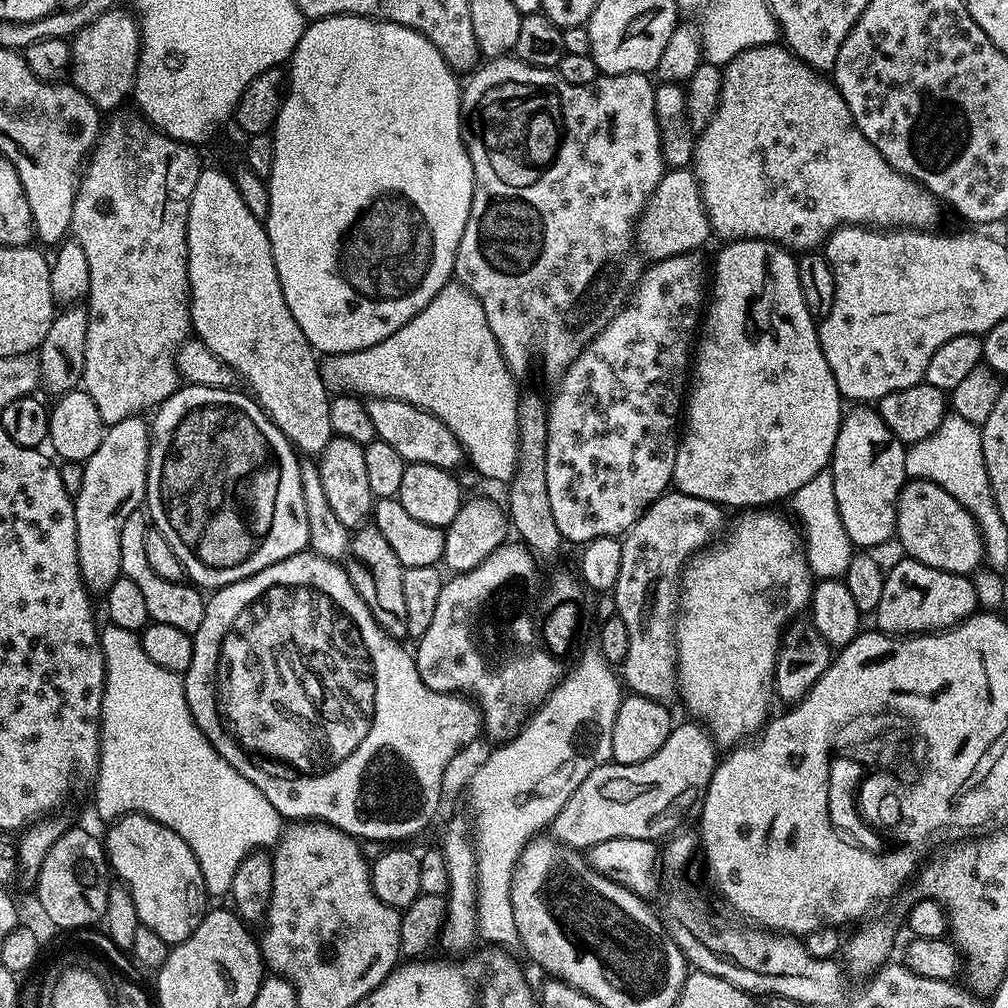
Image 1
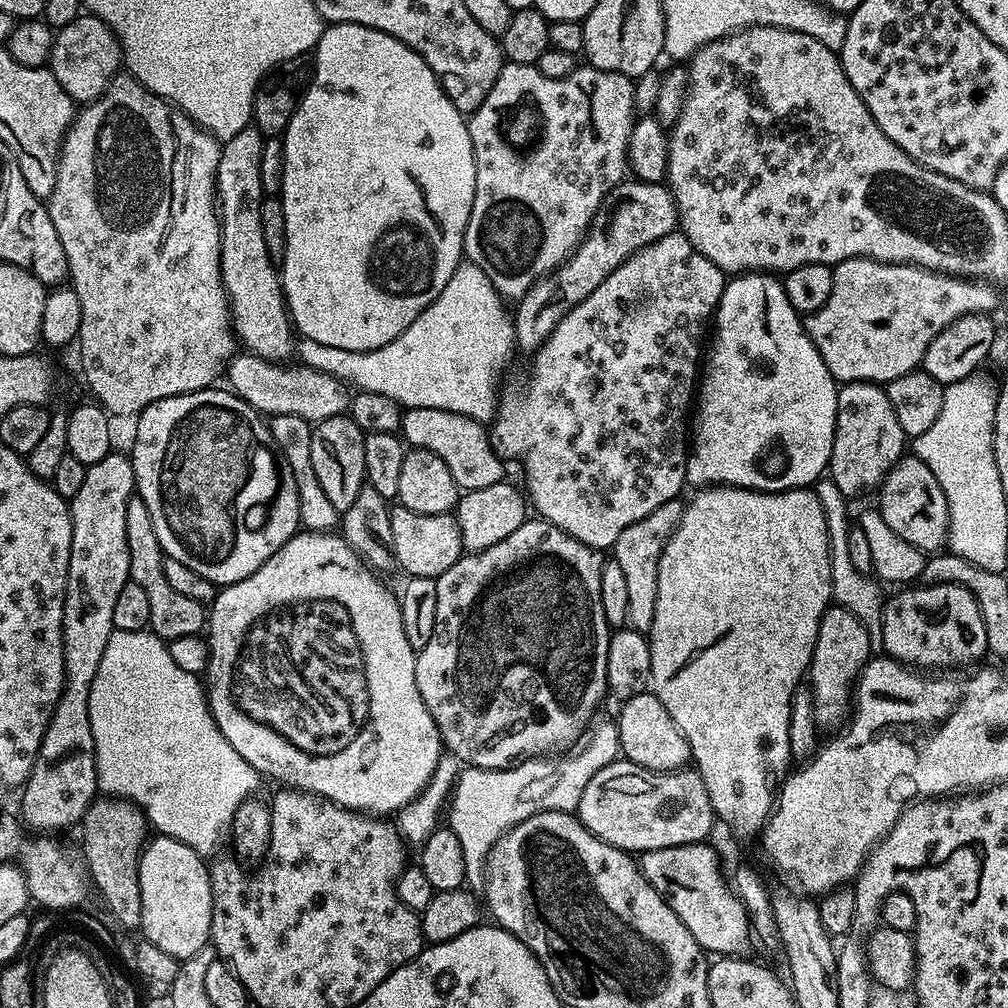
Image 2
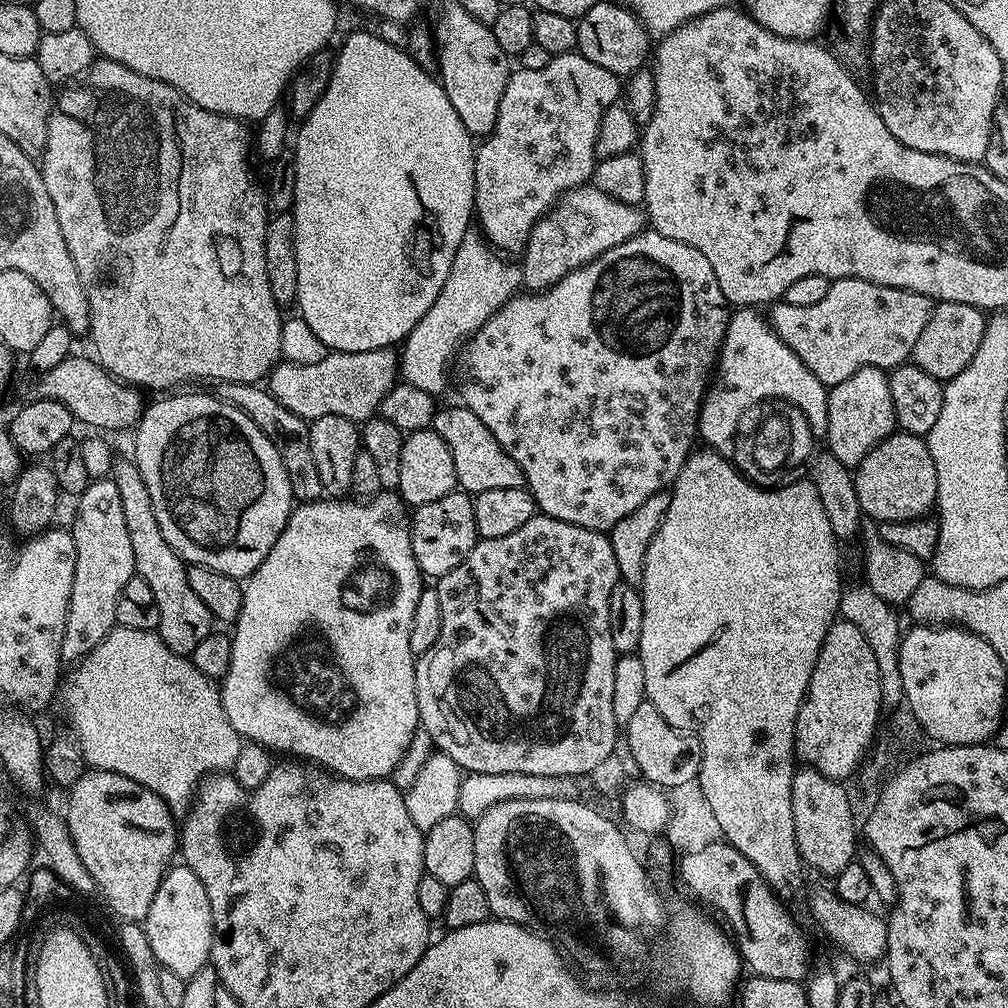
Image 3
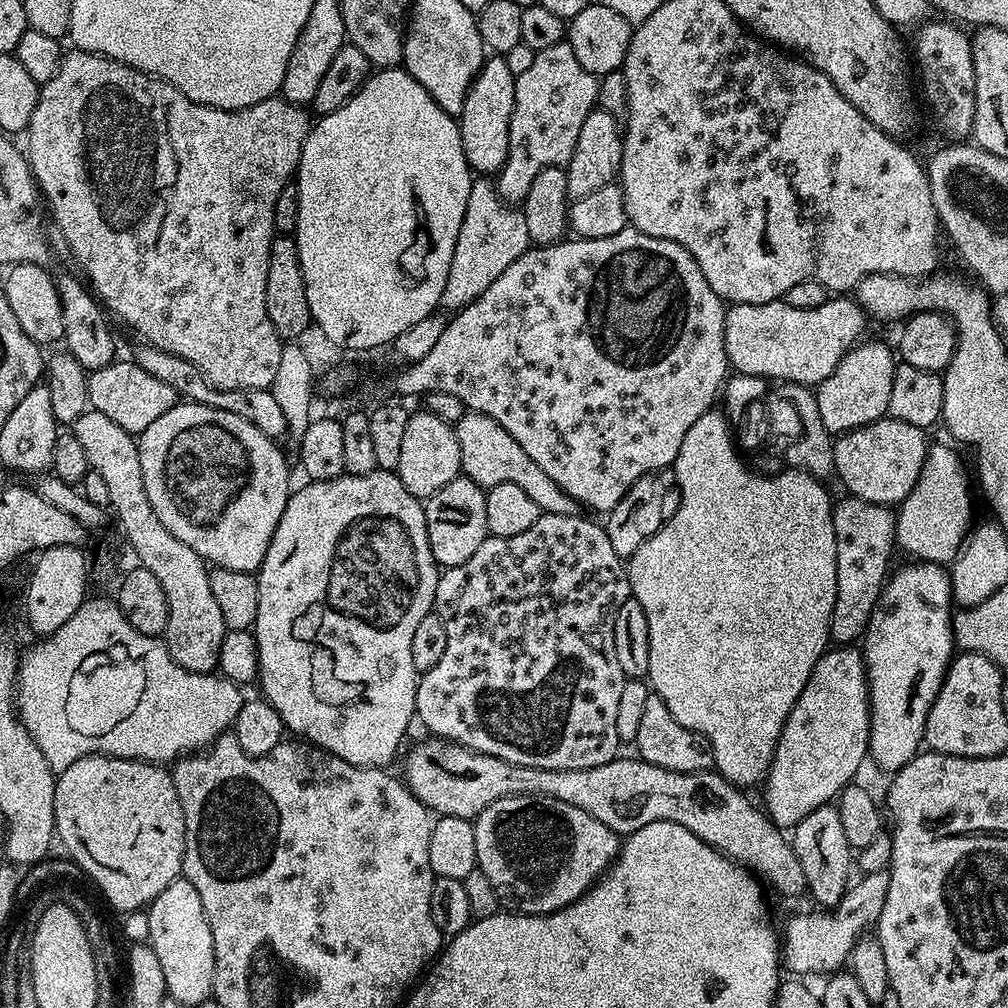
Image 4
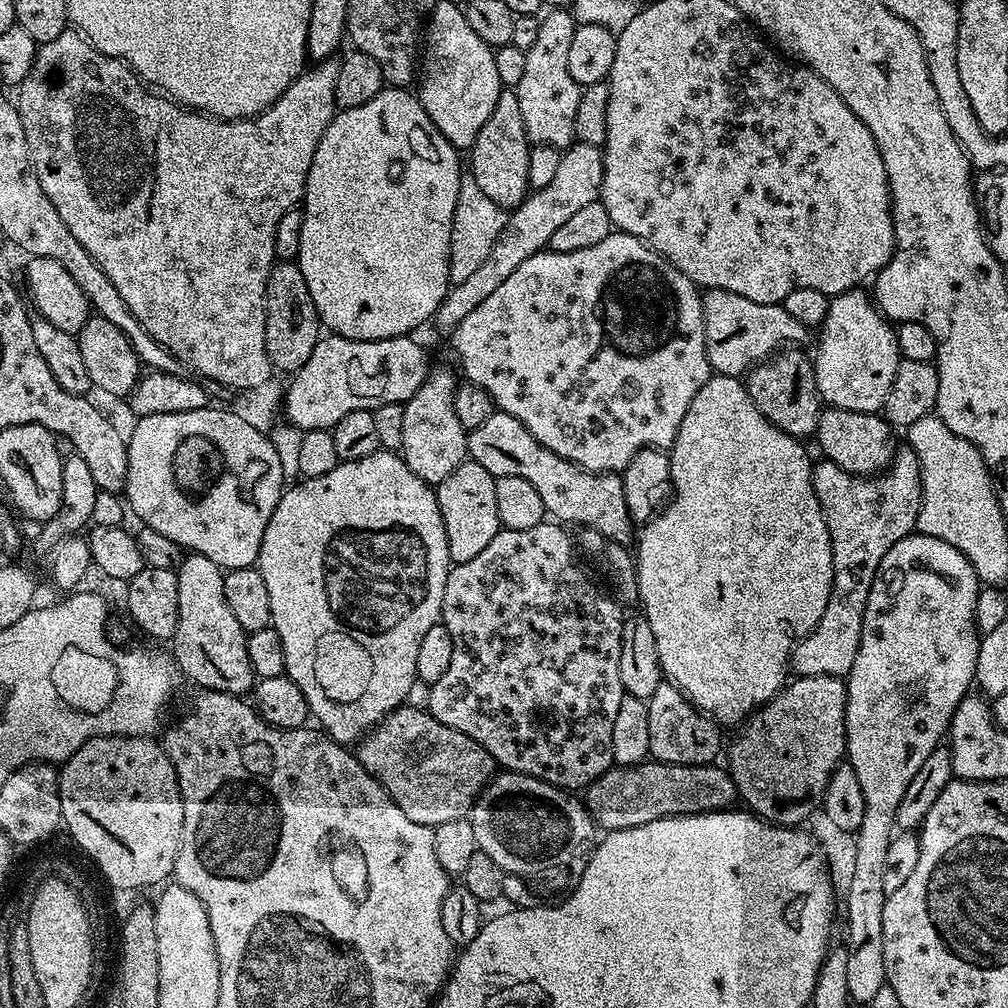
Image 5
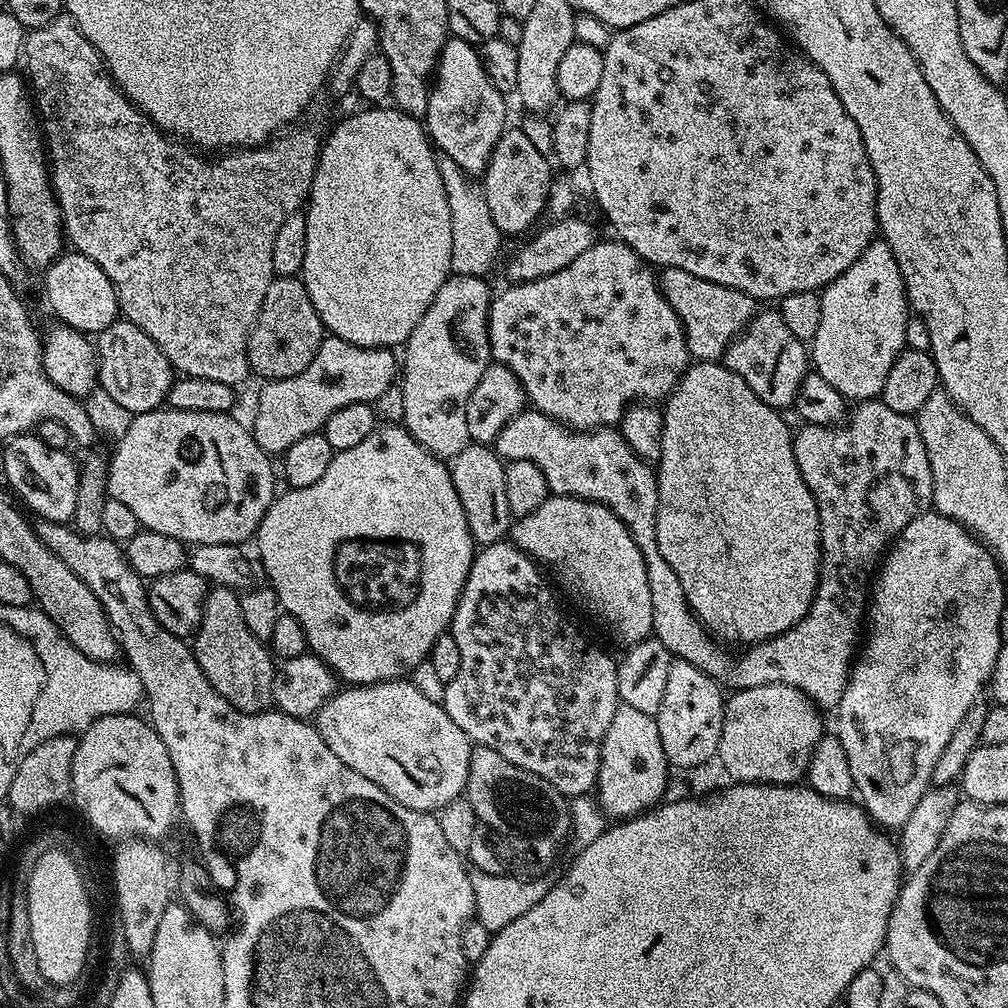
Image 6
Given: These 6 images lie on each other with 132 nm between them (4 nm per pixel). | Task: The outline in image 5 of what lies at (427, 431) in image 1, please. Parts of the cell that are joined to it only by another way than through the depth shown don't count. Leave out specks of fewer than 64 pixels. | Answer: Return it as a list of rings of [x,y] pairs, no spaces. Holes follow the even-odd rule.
[[[493,410],[486,418],[486,422],[482,422],[482,426],[468,432],[468,455],[471,460],[478,462],[478,466],[490,470],[490,474],[494,477],[526,478],[526,482],[532,483],[534,490],[538,490],[545,513],[553,521],[564,526],[581,524],[579,526],[581,529],[602,534],[605,540],[614,544],[628,546],[633,543],[634,522],[626,506],[623,475],[614,472],[587,472],[586,469],[579,468],[566,458],[558,458],[558,454],[554,454],[554,450],[546,450],[546,446],[542,446],[542,442],[538,442],[534,434],[530,434],[526,426],[522,426],[522,422],[518,422],[518,418],[499,410]]]

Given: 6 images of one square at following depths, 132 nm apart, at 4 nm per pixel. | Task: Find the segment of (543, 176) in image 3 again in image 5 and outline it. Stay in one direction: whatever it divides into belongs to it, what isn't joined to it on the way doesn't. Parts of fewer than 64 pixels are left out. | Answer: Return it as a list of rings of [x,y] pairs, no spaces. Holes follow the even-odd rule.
[[[564,8],[546,12],[540,16],[538,38],[534,38],[534,46],[526,52],[526,71],[514,91],[529,141],[563,150],[576,140],[574,114],[578,114],[578,98],[582,91],[582,85],[570,78],[569,69],[570,41],[578,25],[571,11]]]

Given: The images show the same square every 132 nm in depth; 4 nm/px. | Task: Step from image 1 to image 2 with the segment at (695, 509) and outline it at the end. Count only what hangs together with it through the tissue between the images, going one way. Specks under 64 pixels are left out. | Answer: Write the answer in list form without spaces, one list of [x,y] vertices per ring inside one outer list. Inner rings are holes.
[[[677,498],[670,502],[662,502],[642,522],[634,522],[634,526],[626,526],[622,534],[618,534],[618,542],[614,546],[614,559],[618,562],[622,574],[626,577],[626,587],[630,606],[628,607],[628,624],[639,632],[647,633],[654,622],[654,602],[658,598],[658,562],[662,558],[662,550],[672,537],[672,531],[684,513],[685,501]]]

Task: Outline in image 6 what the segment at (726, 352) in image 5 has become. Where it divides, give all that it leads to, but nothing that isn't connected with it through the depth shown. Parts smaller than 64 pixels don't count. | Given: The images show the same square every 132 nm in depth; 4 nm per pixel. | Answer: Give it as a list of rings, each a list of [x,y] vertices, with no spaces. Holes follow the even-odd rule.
[[[665,268],[659,273],[660,293],[670,302],[674,314],[684,327],[684,337],[689,357],[696,362],[716,362],[723,357],[735,336],[744,331],[758,311],[757,301],[730,286],[706,282],[698,274],[686,274],[686,270]]]

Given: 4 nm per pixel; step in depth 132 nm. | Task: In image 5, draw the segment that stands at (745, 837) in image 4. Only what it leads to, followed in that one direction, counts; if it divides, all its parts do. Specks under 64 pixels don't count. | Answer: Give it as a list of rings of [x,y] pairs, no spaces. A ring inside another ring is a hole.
[[[397,708],[359,741],[359,748],[361,766],[387,790],[390,798],[405,812],[406,818],[429,826],[467,817],[494,772],[494,761],[482,745],[438,722],[431,712],[422,708]],[[645,762],[631,766],[613,766],[586,789],[586,807],[592,819],[601,829],[613,832],[626,830],[630,826],[646,826],[646,822],[654,822],[667,816],[689,816],[703,812],[723,812],[737,803],[738,797],[732,777],[723,767],[716,768],[711,764],[661,764]]]

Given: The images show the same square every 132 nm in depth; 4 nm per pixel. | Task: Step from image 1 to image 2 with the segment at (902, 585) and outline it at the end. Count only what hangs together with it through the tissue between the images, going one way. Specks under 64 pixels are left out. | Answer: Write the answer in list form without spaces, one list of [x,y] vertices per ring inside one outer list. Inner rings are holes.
[[[920,582],[893,592],[896,593],[884,601],[882,617],[882,648],[892,659],[920,670],[956,670],[959,664],[971,665],[983,661],[980,659],[988,652],[986,626],[982,610],[966,586],[947,582]]]

